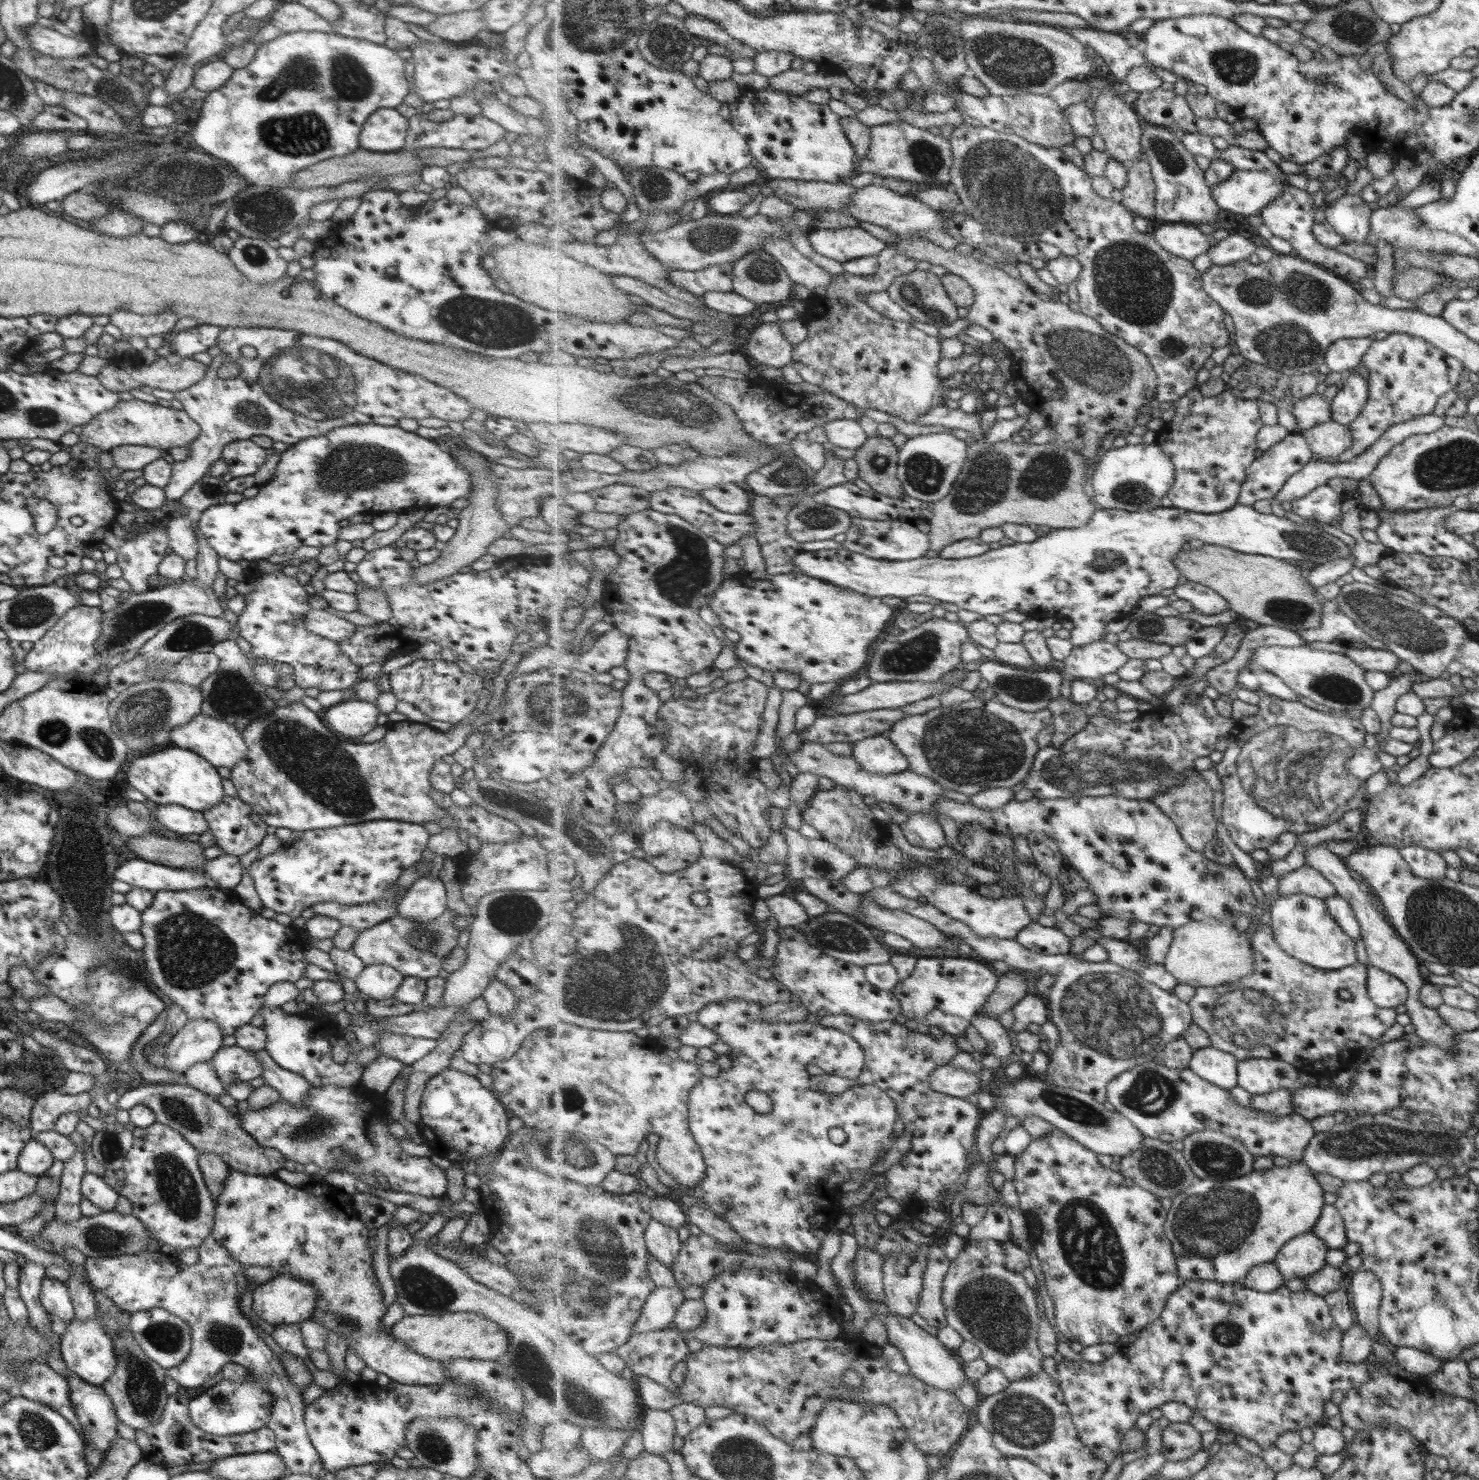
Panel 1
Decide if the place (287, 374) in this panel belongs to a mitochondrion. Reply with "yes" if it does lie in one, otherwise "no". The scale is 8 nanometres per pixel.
yes

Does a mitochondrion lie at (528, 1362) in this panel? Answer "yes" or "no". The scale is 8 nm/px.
yes

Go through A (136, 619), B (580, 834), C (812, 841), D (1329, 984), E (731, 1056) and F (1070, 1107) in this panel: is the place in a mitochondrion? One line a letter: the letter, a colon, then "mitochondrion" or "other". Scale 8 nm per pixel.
A: mitochondrion
B: mitochondrion
C: other
D: other
E: other
F: mitochondrion

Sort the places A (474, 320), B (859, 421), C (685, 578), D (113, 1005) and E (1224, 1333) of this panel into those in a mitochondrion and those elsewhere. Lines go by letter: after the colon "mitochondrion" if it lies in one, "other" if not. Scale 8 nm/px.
A: mitochondrion
B: other
C: mitochondrion
D: mitochondrion
E: mitochondrion

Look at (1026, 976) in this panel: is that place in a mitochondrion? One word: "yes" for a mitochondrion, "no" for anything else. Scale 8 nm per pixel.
no

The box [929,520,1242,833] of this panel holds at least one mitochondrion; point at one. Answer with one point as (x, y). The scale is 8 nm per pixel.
(1088, 766)

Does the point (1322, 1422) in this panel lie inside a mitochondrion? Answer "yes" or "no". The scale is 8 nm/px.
no

